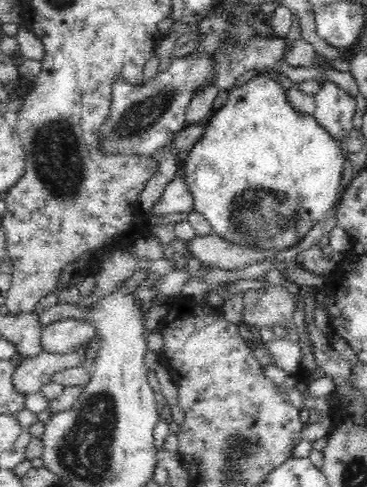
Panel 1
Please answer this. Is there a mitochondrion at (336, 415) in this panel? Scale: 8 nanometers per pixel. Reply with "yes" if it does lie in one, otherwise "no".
no

